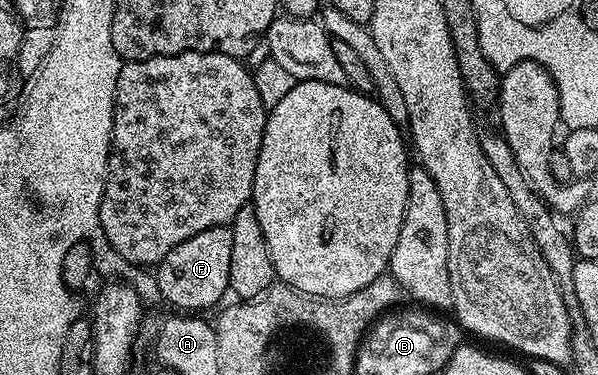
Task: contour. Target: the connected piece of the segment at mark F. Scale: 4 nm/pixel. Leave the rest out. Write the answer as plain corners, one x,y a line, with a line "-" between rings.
220,225
219,227
211,227
207,231
199,231
199,235
191,235
191,239
183,239
183,243
179,243
179,247
175,247
171,251
167,251
167,255
161,260
161,264
156,266
155,274
159,285
159,294
162,298
166,297
171,304
174,305
174,310
177,311
205,311
201,309
209,309
212,305
220,306
222,304
221,296
224,293
230,292
229,276
231,275
231,228
229,225

